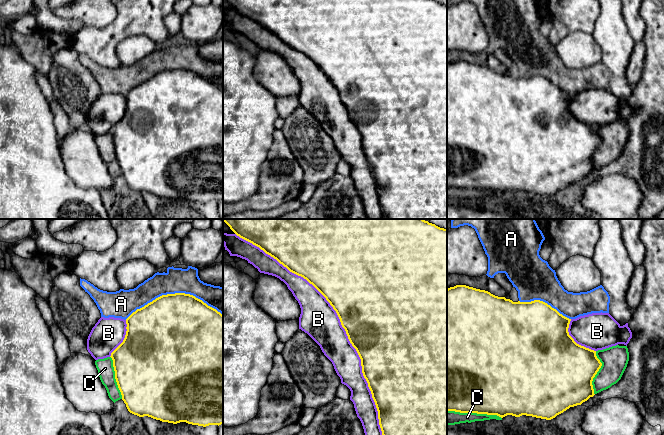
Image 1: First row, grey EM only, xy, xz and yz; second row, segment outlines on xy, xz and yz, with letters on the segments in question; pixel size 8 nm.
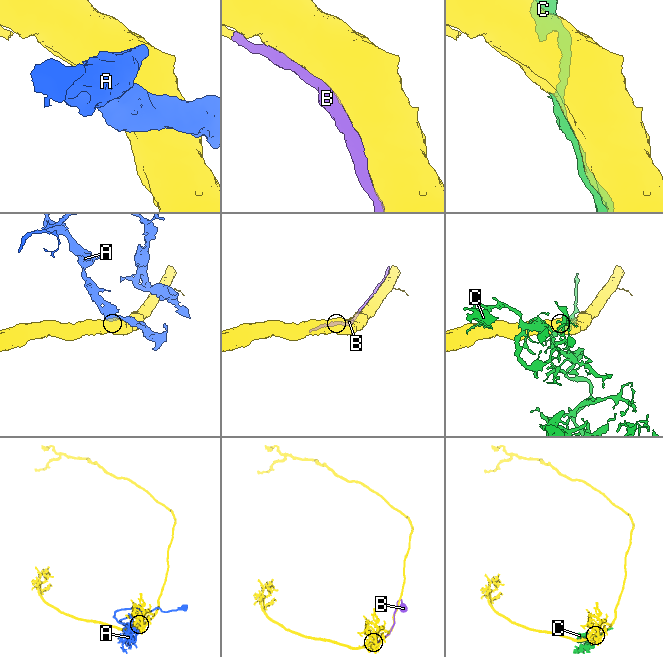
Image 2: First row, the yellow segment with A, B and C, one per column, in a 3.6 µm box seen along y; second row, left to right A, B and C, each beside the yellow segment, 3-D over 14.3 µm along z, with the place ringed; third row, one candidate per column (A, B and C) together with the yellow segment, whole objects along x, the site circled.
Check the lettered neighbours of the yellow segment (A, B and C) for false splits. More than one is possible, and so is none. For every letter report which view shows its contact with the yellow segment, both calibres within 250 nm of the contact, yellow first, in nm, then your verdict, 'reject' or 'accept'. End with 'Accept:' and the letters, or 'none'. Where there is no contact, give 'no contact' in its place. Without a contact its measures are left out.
A: meets yellow in xy; 500 nm thick on the yellow side, 200 nm on the other; reject
B: meets yellow in xz; 500 nm thick on the yellow side, 300 nm on the other; accept
C: meets yellow in yz; 500 nm thick on the yellow side, 110 nm on the other; reject
Accept: B

